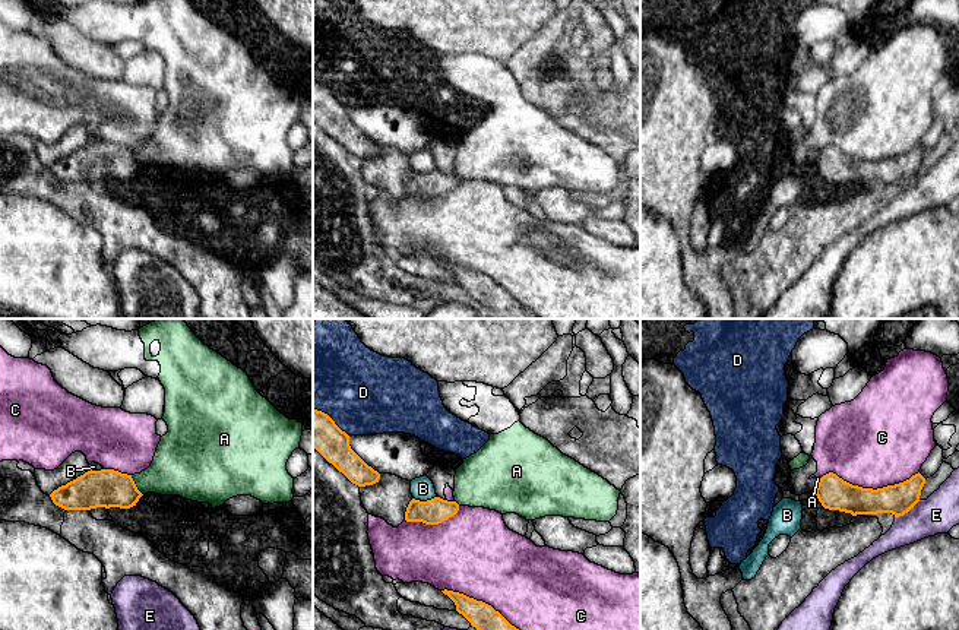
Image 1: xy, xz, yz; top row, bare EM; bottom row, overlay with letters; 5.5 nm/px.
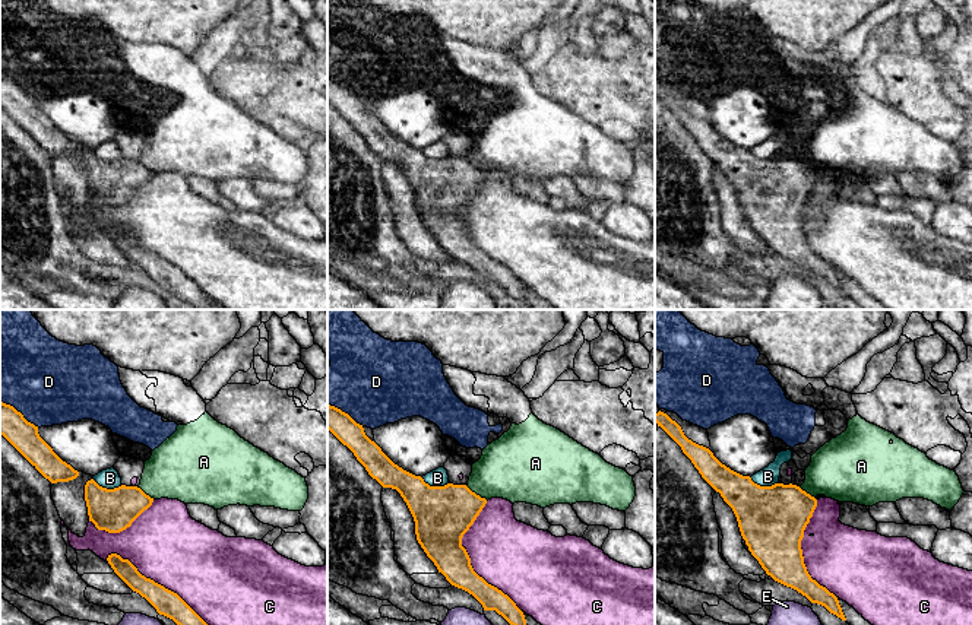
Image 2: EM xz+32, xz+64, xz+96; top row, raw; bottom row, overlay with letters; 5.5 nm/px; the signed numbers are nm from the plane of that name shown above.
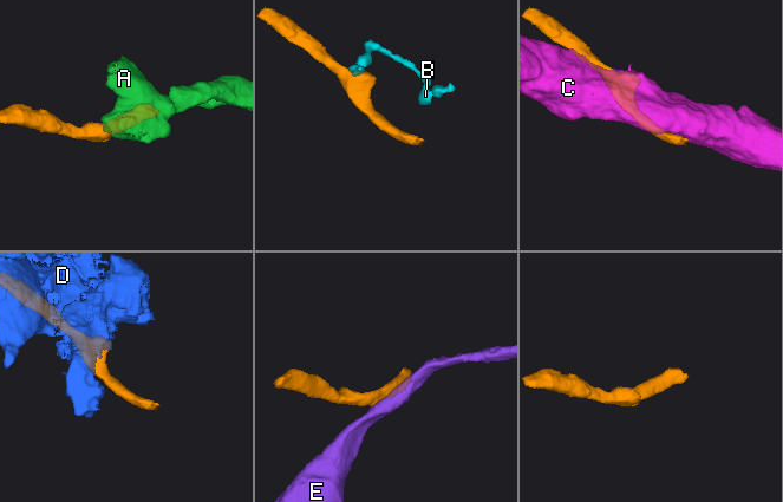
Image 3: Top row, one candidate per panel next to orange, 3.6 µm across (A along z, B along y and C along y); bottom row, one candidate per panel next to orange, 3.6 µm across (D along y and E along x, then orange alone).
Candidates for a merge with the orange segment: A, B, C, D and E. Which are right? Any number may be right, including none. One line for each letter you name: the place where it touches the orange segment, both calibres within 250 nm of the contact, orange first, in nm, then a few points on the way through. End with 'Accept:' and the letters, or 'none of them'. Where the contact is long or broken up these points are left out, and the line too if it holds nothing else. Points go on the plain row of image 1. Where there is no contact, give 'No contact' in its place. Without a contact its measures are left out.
Accept: none of them

